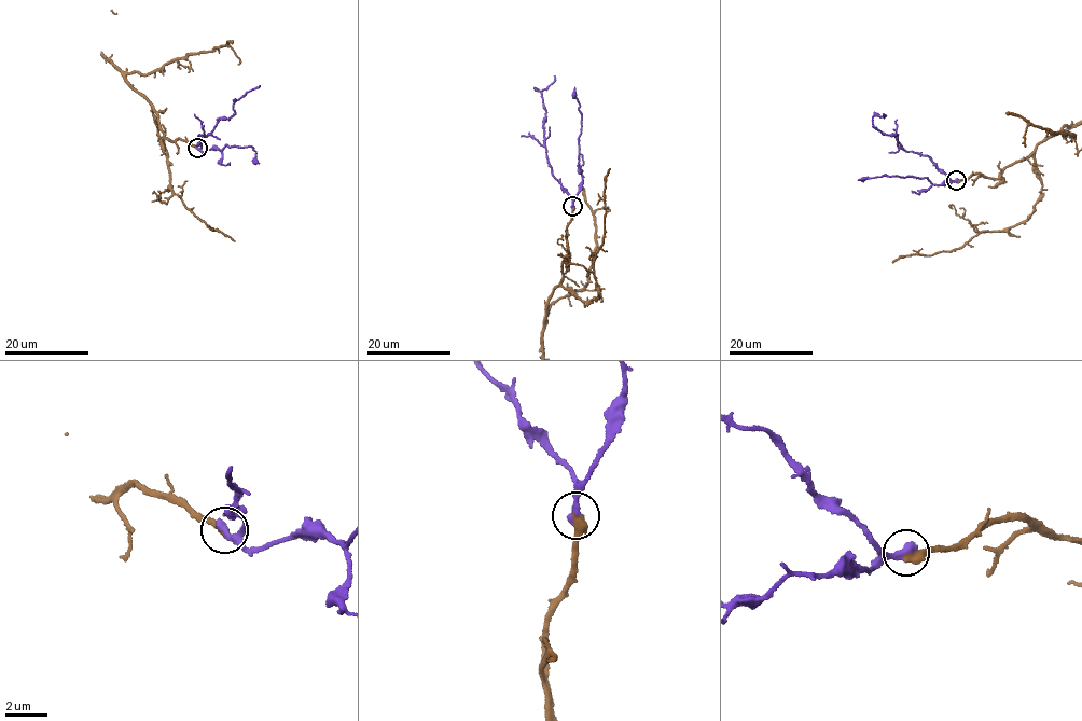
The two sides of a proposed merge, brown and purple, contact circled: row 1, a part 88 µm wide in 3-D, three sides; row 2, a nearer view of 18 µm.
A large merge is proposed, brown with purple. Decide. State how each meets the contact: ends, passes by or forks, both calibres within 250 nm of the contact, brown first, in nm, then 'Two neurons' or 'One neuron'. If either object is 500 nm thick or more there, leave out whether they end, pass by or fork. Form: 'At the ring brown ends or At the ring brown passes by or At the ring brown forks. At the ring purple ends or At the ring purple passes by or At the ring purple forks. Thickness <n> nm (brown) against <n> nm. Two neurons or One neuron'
At the ring brown ends. At the ring purple ends. Thickness 440 nm (brown) against 400 nm. One neuron

